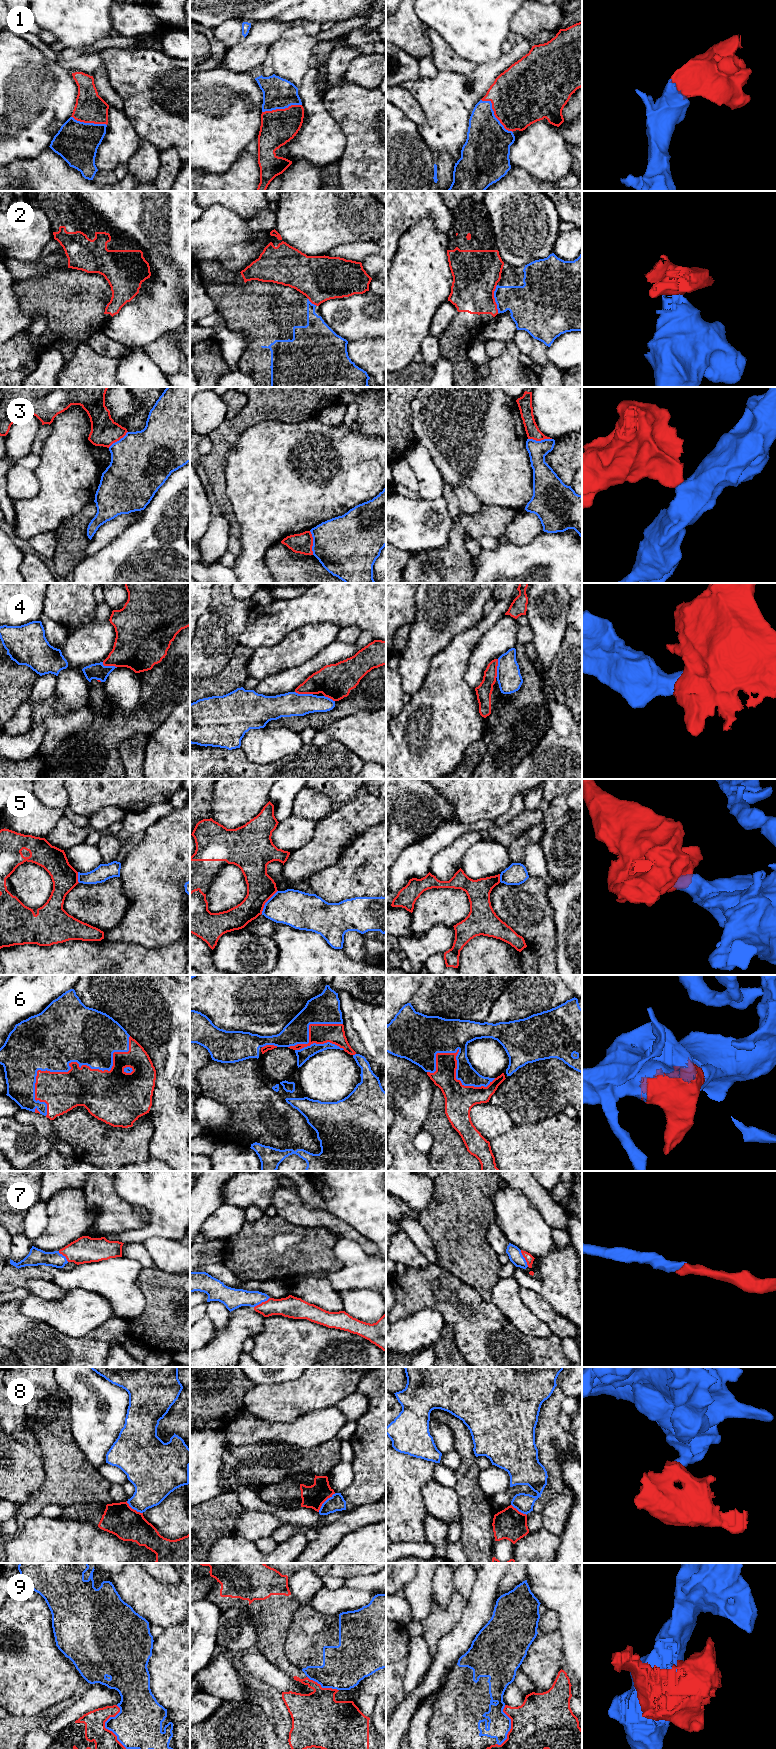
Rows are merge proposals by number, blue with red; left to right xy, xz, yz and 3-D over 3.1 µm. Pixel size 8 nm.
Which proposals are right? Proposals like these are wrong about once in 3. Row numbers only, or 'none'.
1, 6, 7

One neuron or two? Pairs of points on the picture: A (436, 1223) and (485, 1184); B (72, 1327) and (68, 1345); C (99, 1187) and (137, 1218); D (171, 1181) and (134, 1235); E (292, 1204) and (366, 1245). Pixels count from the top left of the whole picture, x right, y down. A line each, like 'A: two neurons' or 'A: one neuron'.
A: one neuron
B: two neurons
C: one neuron
D: one neuron
E: one neuron

